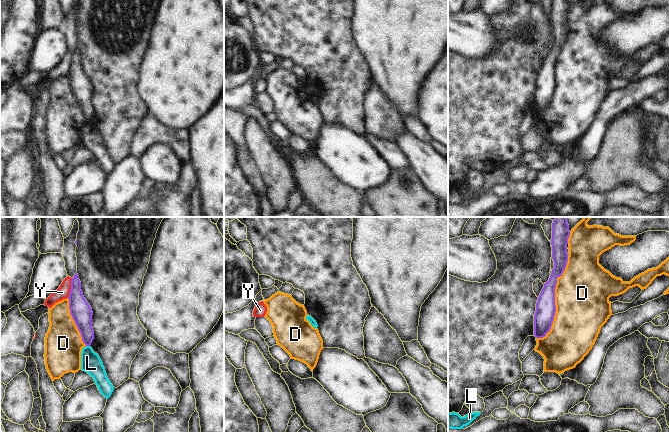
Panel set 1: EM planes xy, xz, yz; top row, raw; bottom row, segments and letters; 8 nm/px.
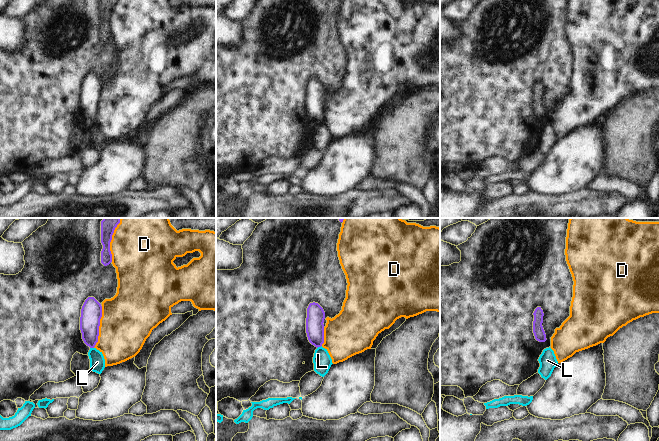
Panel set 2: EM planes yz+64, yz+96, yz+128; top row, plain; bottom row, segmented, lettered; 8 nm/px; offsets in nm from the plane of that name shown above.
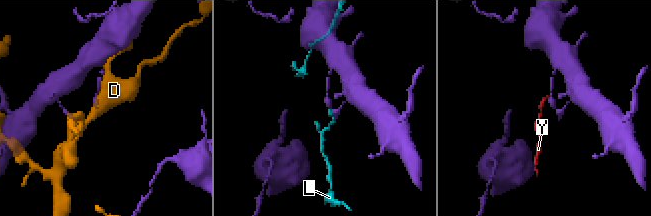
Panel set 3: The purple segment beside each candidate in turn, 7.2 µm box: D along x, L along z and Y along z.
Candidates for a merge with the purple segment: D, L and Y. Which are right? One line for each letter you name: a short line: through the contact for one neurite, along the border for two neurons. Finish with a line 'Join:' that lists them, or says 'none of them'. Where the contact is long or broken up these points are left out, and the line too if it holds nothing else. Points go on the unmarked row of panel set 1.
Join: none of them

